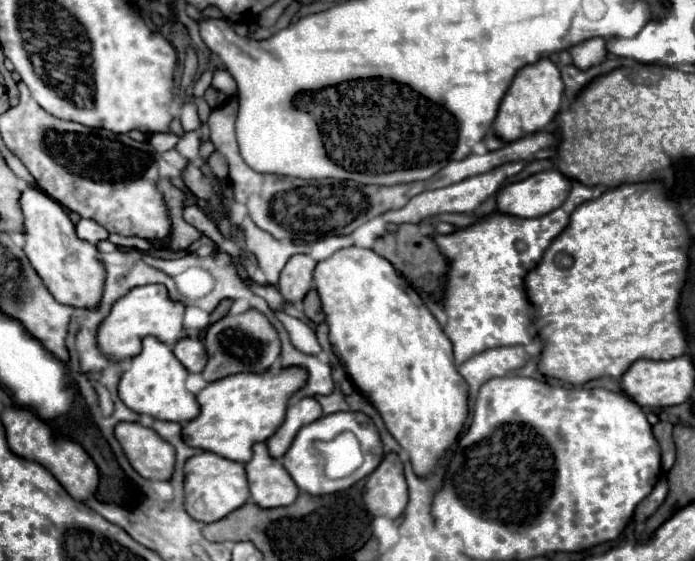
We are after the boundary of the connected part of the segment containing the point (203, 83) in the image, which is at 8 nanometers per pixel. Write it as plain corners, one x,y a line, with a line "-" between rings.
207,69
207,71
195,81
195,97
203,97
205,89
211,85
211,77
213,77
213,73

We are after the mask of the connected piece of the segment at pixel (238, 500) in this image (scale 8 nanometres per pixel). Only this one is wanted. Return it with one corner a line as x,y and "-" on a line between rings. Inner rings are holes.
203,451
185,463
185,509
199,523
213,523
239,509
249,501
249,485
245,475
245,465
219,457
215,453

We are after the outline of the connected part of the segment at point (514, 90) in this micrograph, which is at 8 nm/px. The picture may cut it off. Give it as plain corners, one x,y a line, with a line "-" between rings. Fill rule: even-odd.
541,59
535,65
523,67
515,75
509,91
505,93
505,97
501,101
499,113
491,127
493,133
501,141
517,141
523,135
531,135
531,133
545,129
555,119
555,115
561,111
563,91
565,91
565,85
563,85
561,73
551,59

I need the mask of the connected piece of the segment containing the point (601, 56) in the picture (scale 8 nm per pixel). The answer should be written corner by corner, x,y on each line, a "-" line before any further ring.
593,37
591,41
585,41
583,45
575,45
571,47
571,57
573,57
573,65
577,69
589,69
593,65
599,65
605,61
607,57
607,47
605,47
605,39
601,37

